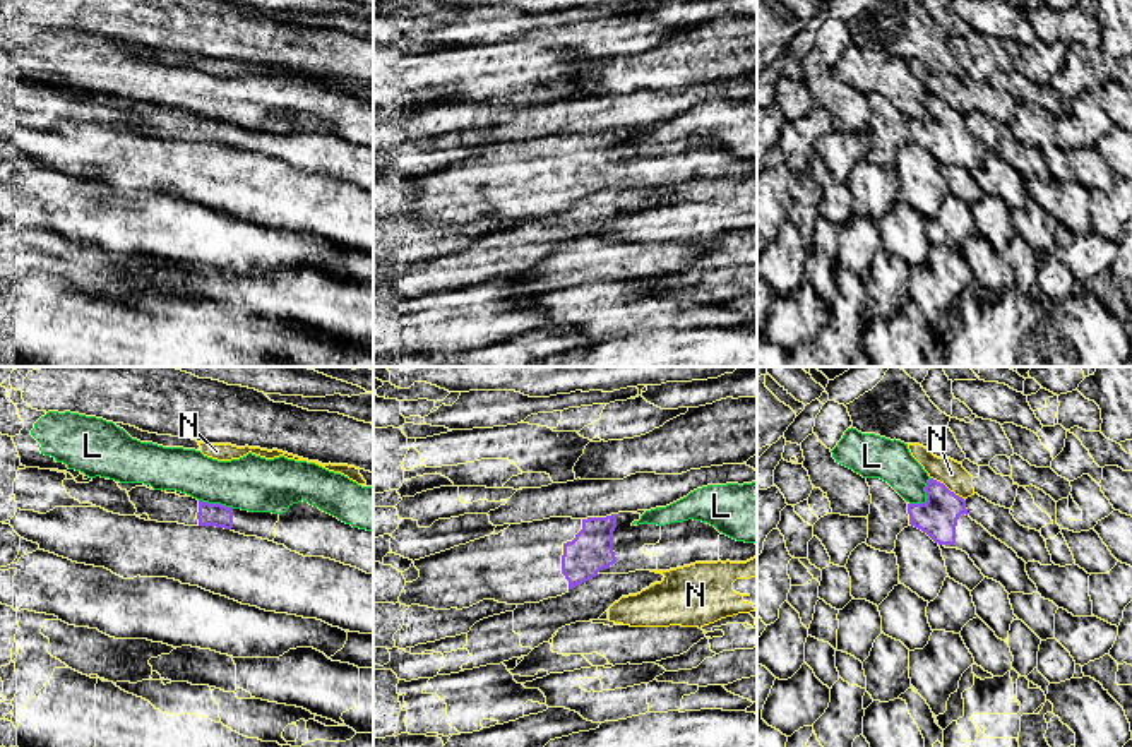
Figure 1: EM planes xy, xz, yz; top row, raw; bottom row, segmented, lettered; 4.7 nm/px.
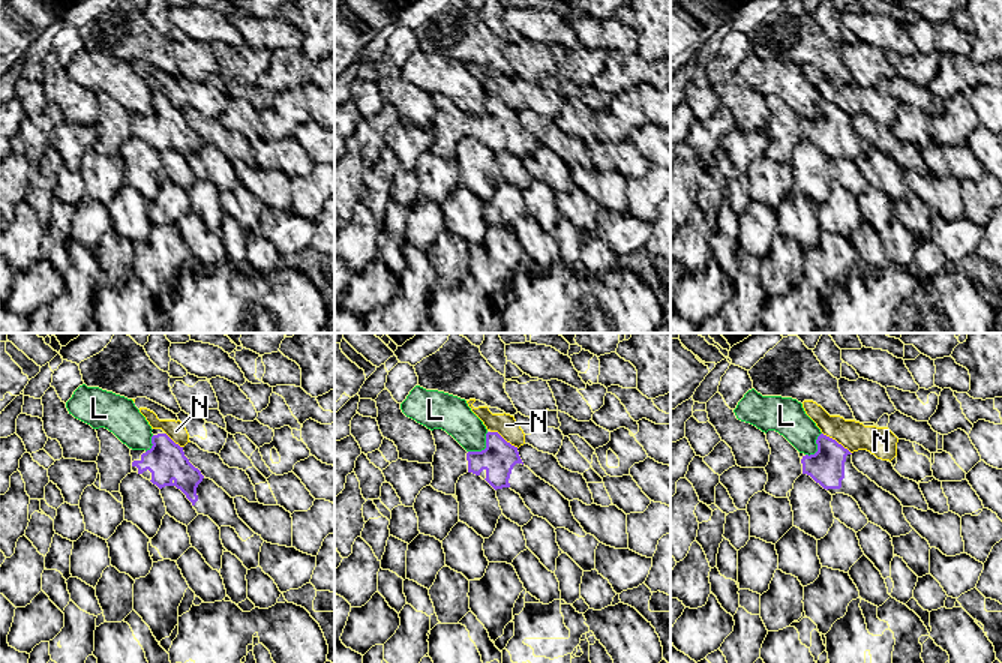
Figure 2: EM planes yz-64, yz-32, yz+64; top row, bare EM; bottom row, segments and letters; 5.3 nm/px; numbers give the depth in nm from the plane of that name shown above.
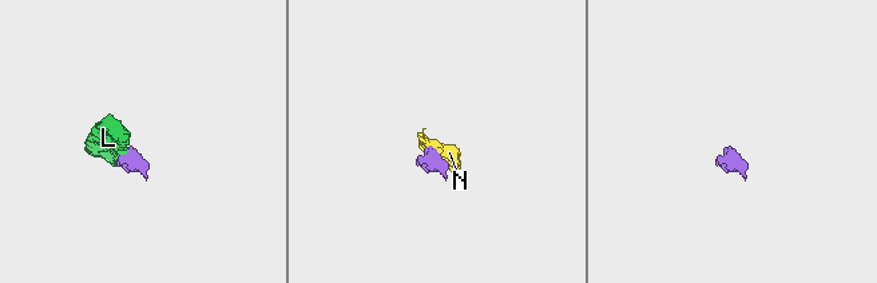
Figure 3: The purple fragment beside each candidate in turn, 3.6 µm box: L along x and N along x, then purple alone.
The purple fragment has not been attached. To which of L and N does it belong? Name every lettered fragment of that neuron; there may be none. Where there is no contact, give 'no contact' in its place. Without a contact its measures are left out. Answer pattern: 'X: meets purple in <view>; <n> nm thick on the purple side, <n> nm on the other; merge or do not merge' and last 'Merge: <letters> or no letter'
L: meets purple in yz; 180 nm thick on the purple side, 190 nm on the other; merge
N: meets purple in yz; 180 nm thick on the purple side, 120 nm on the other; do not merge
Merge: L

